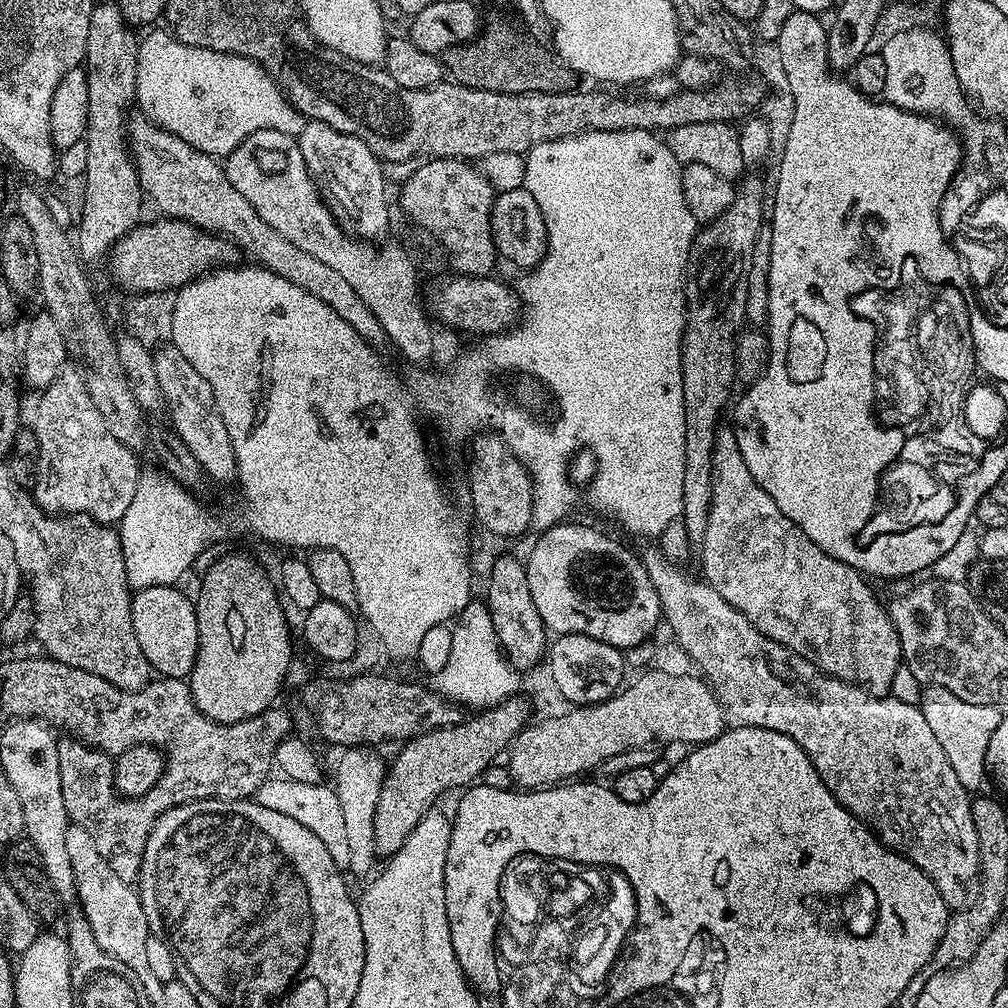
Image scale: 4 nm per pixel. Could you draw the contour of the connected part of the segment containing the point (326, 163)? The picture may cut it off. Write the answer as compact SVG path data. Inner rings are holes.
M308 120L305 125L298 132L298 139L308 171L322 181L323 191L330 200L332 195L331 203L344 211L343 219L353 220L351 231L357 237L376 238L372 236L382 235L388 228L388 204L384 201L386 181L380 157L366 146L366 142L362 142L360 136L342 134L342 130L334 130L334 126L326 126L326 122L317 120Z

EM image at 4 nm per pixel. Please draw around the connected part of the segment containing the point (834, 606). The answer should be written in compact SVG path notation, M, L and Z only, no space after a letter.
M727 426L721 427L717 431L714 442L710 522L706 525L702 551L704 551L703 579L707 580L710 586L714 586L714 590L718 590L718 594L722 594L722 598L726 598L726 602L730 602L730 606L734 606L734 610L741 612L759 632L766 634L766 638L786 646L802 658L806 658L825 676L844 680L847 684L866 686L866 691L872 696L887 696L891 693L894 674L902 667L902 657L900 655L900 639L896 633L894 622L888 617L887 607L882 600L880 604L879 598L872 593L872 588L868 585L871 583L861 573L857 572L855 568L851 568L846 562L823 552L817 544L810 542L810 538L806 538L806 534L797 524L790 522L790 518L786 518L786 514L782 514L782 510L778 510L774 498L770 498L770 494L766 494L766 490L762 490L762 486L758 486L758 482L754 482L754 474L750 474L750 470L746 470L746 462L742 462L742 450L738 450L735 431Z

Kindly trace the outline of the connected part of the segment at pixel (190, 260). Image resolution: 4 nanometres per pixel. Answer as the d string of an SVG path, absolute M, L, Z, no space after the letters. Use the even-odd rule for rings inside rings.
M159 218L160 220L152 220L147 224L147 222L141 222L132 228L128 233L126 233L115 245L108 256L108 263L110 262L110 268L112 270L112 276L116 279L116 284L120 288L125 288L128 294L137 294L143 292L154 292L154 291L166 291L168 289L179 290L184 287L184 285L189 284L192 280L197 280L198 277L203 276L217 268L223 268L225 266L232 266L237 263L236 252L238 253L238 248L233 241L229 240L227 236L223 234L217 234L211 230L205 230L203 227L189 223L186 220L173 220L171 218Z

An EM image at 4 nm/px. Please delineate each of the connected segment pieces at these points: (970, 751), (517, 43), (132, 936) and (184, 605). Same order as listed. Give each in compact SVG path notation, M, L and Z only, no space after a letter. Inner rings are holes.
M925 687L920 693L920 713L926 718L934 738L938 738L942 751L954 766L954 774L958 774L958 782L969 790L975 790L986 784L986 746L990 746L990 737L998 730L1001 709L990 706L978 706L974 702L962 702L958 694L950 694L945 688Z
M492 24L469 44L457 44L446 56L446 68L455 83L491 92L571 92L577 87L577 73L567 64L548 64L549 49L508 24Z
M73 822L66 830L66 850L70 853L70 866L76 883L76 900L84 907L81 908L82 915L90 922L98 946L114 959L121 960L133 977L150 977L150 966L146 962L146 938L150 933L139 891L114 874L86 830Z
M155 584L139 589L132 597L132 621L142 654L152 664L153 671L170 680L184 680L192 673L198 654L198 618L191 595L179 592L179 587Z

